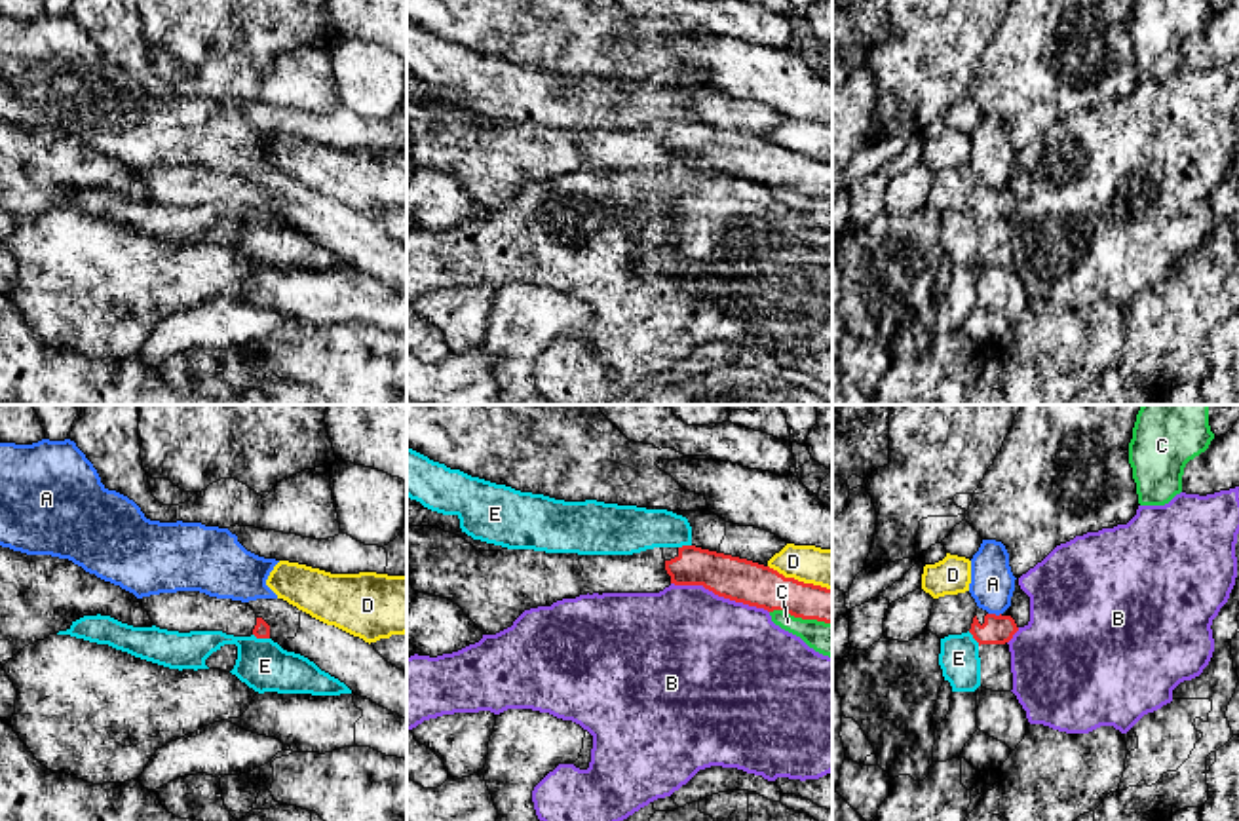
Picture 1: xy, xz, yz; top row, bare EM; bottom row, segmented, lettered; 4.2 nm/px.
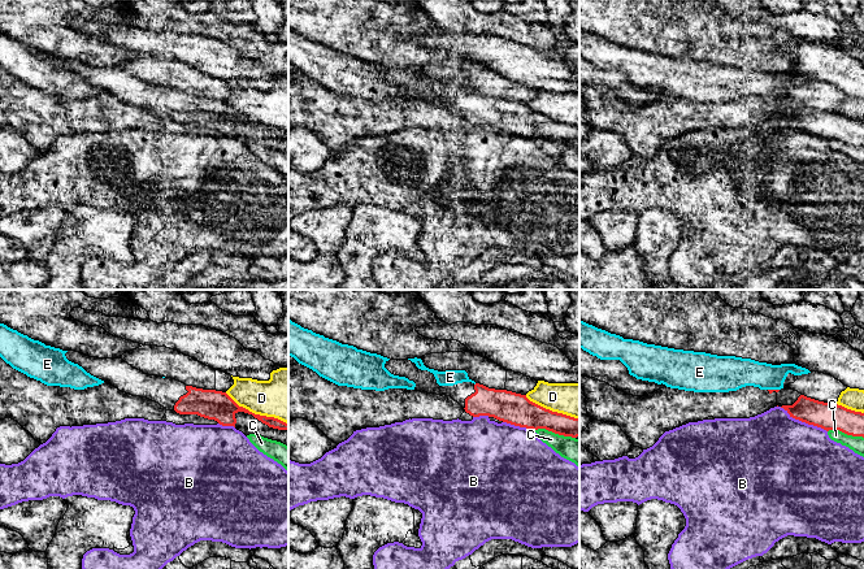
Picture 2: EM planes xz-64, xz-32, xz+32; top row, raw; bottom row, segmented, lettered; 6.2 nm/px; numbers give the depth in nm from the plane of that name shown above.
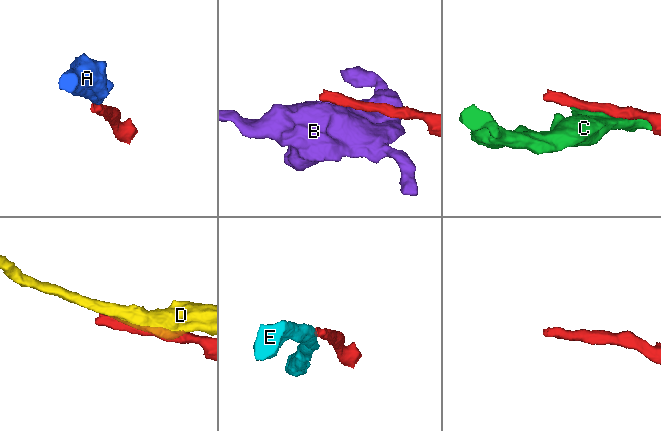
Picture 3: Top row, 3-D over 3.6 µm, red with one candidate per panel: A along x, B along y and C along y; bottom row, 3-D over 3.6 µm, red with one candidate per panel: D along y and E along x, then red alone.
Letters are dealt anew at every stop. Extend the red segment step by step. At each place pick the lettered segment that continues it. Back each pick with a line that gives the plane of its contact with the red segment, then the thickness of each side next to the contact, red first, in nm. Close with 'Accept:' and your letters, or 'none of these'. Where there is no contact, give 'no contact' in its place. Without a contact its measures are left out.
Accept: none of these

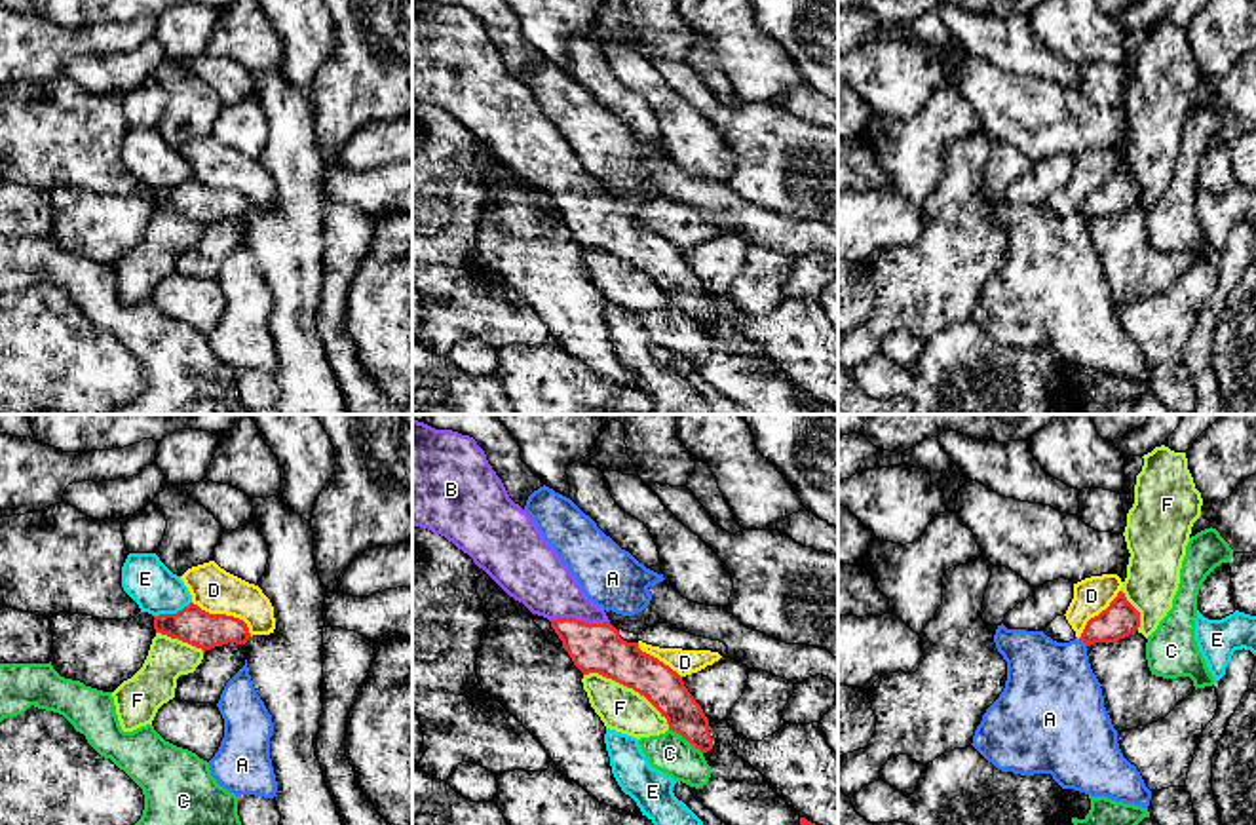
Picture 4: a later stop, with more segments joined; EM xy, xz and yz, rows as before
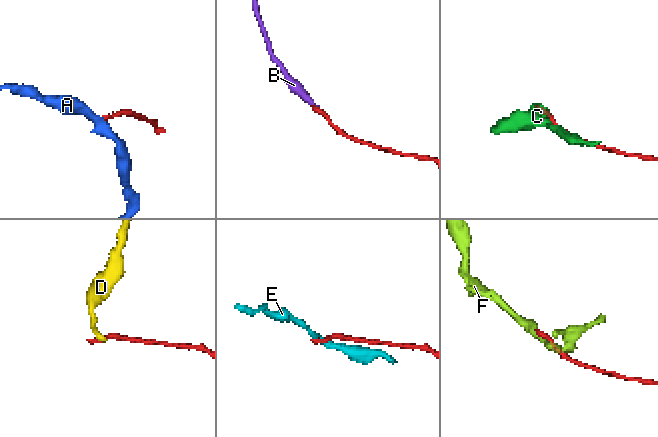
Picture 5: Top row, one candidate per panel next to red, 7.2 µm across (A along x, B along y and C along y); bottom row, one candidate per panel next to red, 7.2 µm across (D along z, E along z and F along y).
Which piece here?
B: xz | 200/240 nm
Accept: B

